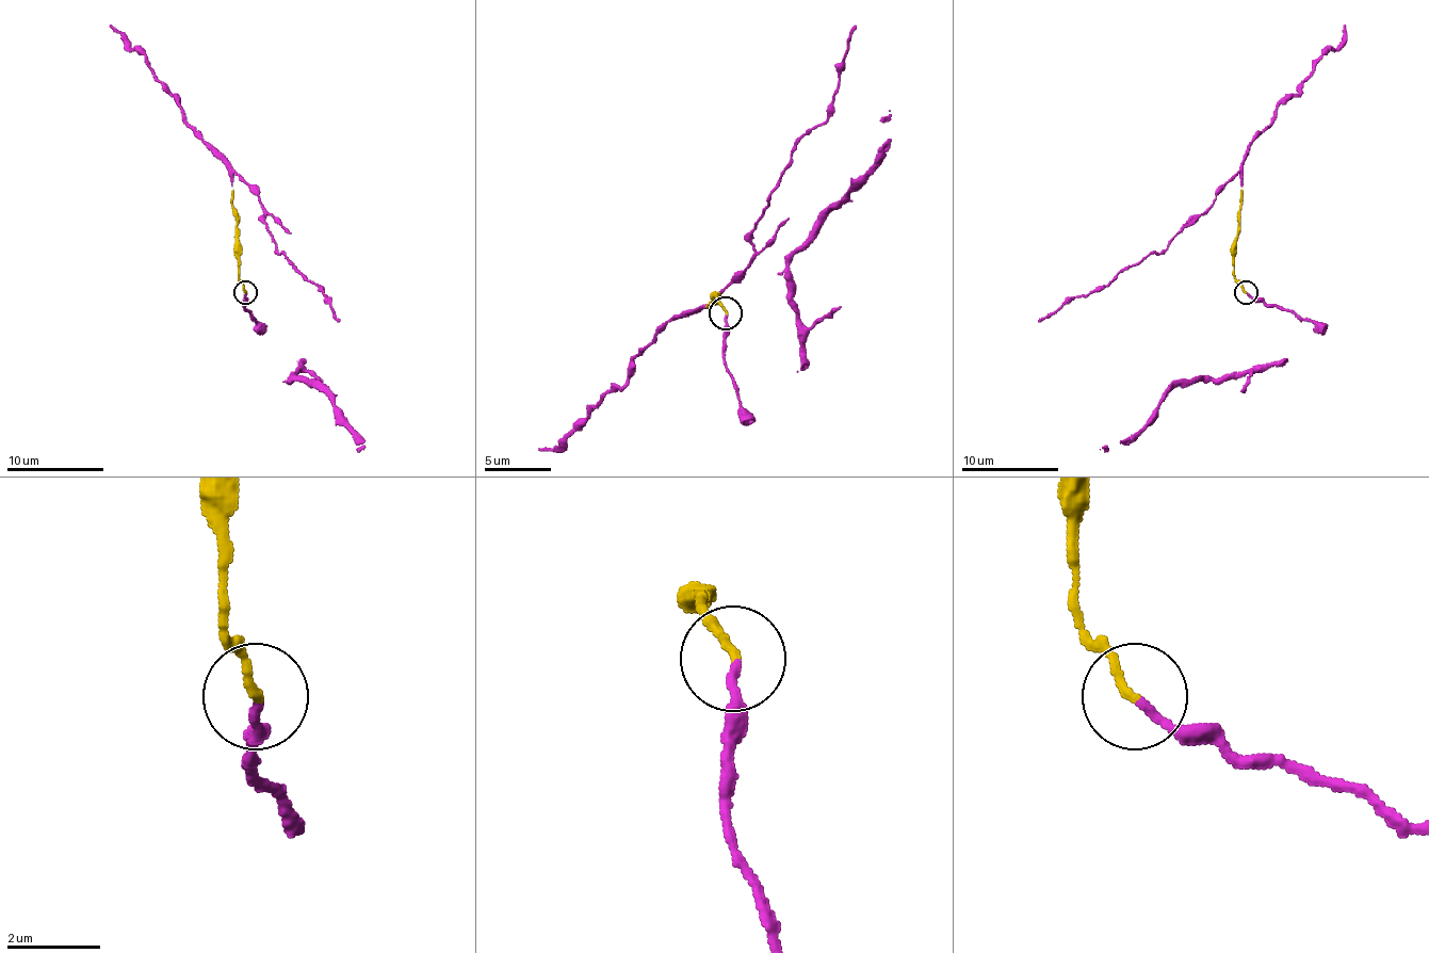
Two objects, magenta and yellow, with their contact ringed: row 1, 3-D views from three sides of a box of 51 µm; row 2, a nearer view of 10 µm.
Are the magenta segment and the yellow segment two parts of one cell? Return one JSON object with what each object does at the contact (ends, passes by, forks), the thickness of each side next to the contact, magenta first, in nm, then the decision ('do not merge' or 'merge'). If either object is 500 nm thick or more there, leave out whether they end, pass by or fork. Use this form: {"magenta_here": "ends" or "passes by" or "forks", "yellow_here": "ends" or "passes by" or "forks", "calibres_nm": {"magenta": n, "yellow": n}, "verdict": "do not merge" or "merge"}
{"magenta_here": "ends", "yellow_here": "ends", "calibres_nm": {"magenta": 170, "yellow": 190}, "verdict": "merge"}

